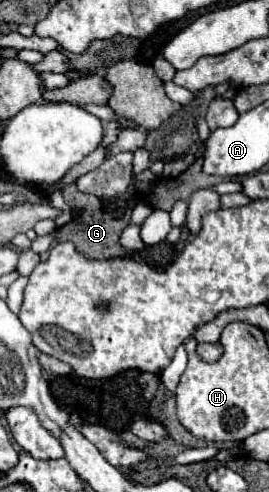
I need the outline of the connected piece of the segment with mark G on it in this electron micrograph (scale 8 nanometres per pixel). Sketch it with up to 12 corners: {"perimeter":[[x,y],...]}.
{"perimeter":[[64,189],[74,217],[56,229],[52,245],[76,243],[88,259],[126,257],[120,233],[128,211],[116,219],[98,197]]}

